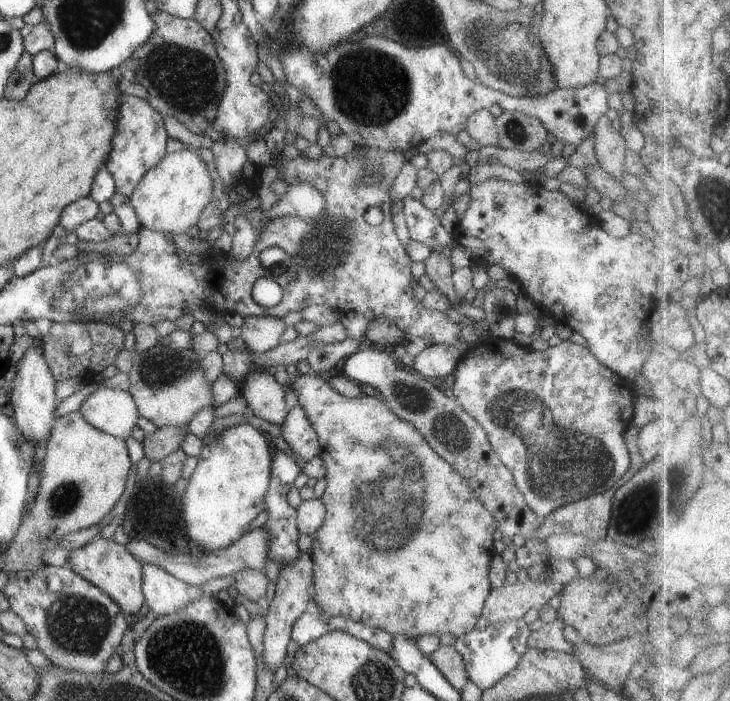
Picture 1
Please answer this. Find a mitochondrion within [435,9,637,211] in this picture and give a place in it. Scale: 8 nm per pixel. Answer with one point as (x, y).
(486, 36)

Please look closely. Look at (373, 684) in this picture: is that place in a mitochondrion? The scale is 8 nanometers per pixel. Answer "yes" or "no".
yes

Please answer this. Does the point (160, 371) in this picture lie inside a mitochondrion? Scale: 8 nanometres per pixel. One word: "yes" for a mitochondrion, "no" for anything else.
yes

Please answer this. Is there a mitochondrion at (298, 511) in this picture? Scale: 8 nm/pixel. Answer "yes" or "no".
no

